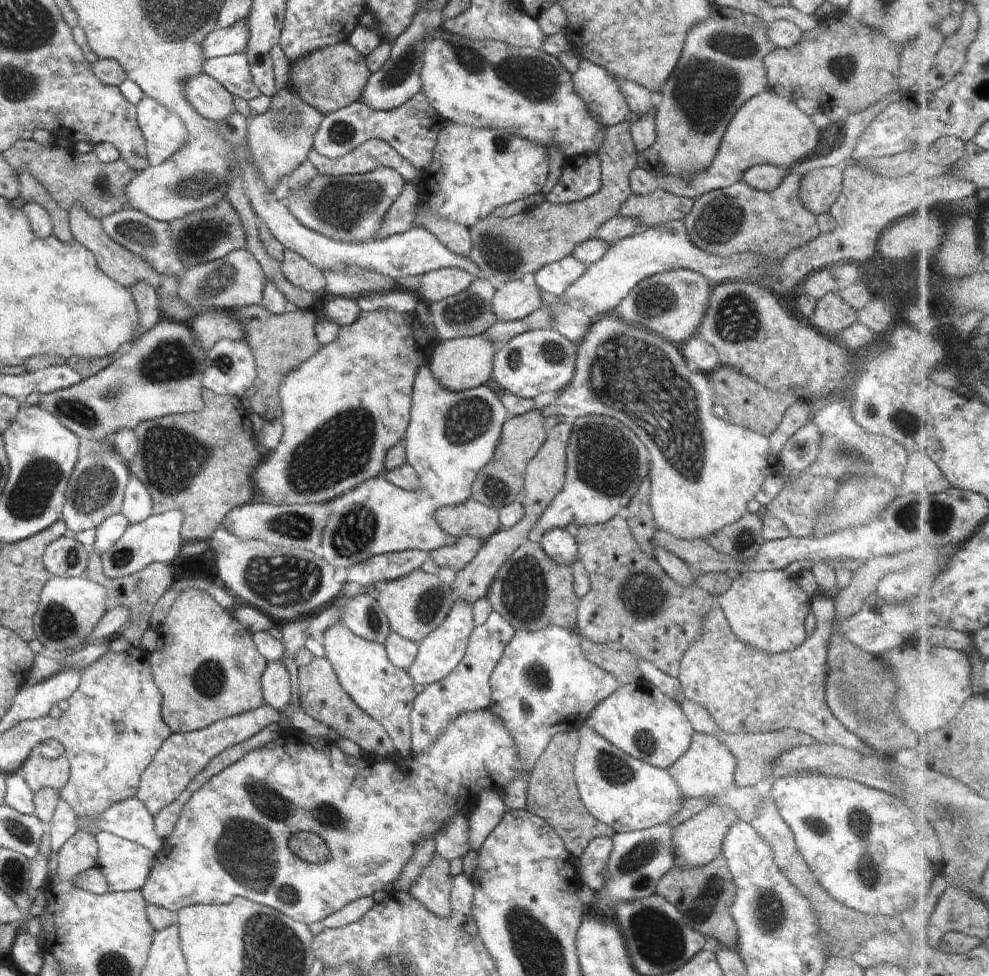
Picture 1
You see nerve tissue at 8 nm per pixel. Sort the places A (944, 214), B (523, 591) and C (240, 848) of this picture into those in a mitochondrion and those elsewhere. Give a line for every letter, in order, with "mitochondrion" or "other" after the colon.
A: other
B: mitochondrion
C: mitochondrion

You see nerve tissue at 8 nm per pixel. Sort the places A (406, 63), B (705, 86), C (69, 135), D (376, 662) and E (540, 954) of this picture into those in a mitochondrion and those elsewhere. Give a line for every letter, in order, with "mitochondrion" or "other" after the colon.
A: mitochondrion
B: mitochondrion
C: other
D: other
E: mitochondrion

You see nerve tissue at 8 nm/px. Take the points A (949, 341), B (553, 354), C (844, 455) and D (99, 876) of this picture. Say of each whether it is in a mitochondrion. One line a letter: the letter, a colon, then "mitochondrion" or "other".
A: other
B: mitochondrion
C: mitochondrion
D: other

